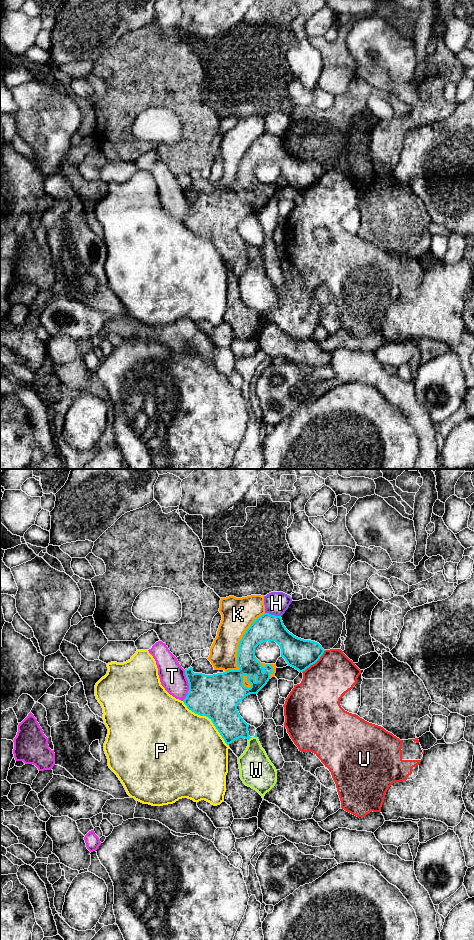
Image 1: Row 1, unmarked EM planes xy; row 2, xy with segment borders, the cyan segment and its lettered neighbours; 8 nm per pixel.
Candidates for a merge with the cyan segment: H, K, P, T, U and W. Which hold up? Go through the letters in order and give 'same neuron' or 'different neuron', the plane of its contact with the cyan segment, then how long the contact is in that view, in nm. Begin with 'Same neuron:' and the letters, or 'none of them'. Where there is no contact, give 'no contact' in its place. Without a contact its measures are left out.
Same neuron: none of them
H: different neuron | xy | 130 nm
K: different neuron | xy | 600 nm
P: different neuron | xy | 500 nm
T: different neuron | xy | 240 nm
U: different neuron | xy | 260 nm
W: different neuron | xy | 50 nm

